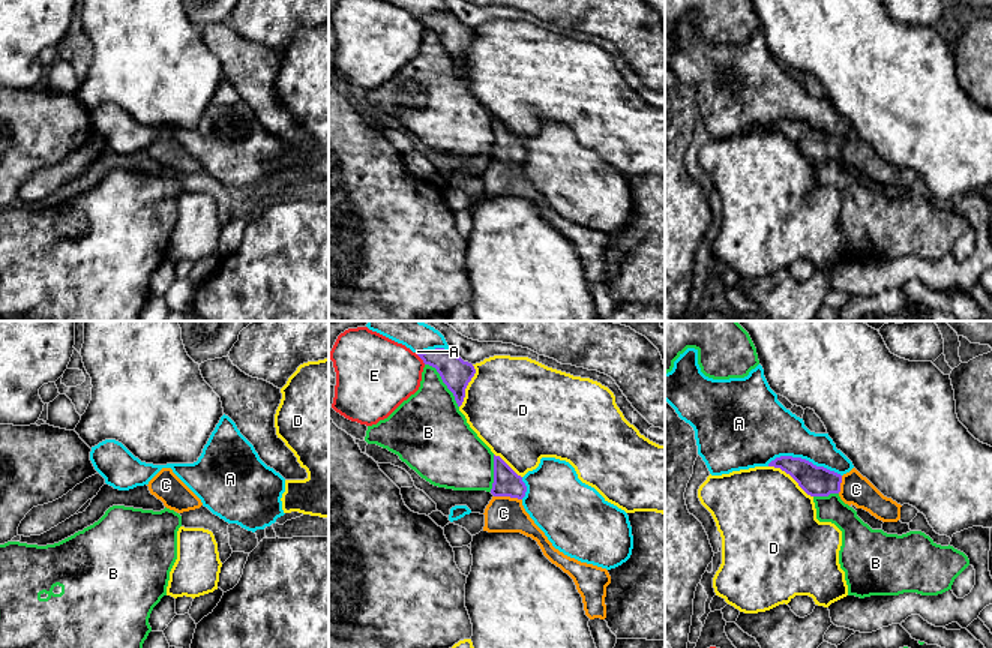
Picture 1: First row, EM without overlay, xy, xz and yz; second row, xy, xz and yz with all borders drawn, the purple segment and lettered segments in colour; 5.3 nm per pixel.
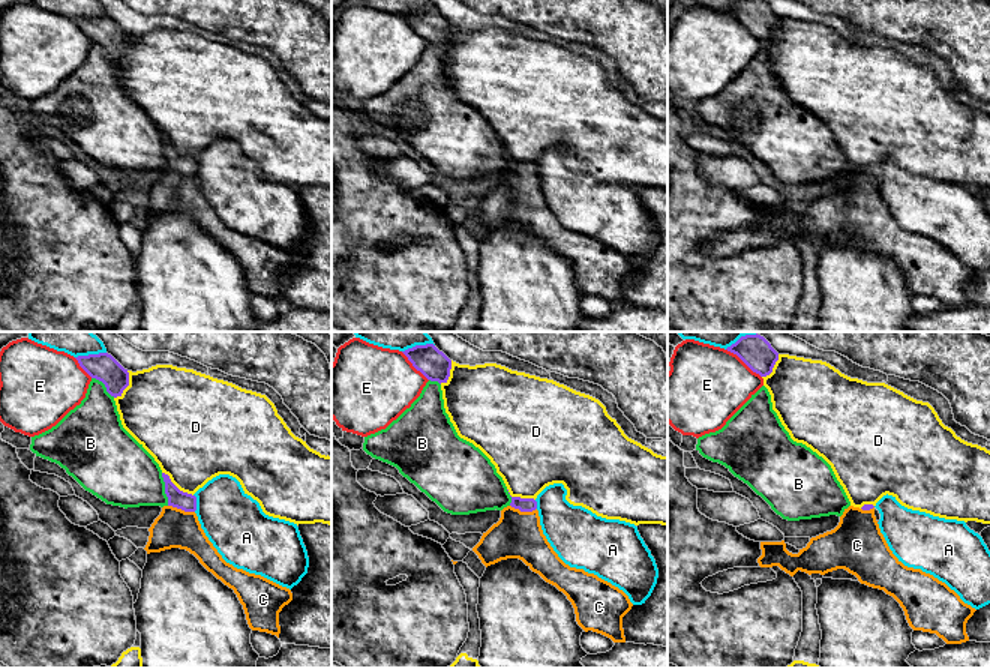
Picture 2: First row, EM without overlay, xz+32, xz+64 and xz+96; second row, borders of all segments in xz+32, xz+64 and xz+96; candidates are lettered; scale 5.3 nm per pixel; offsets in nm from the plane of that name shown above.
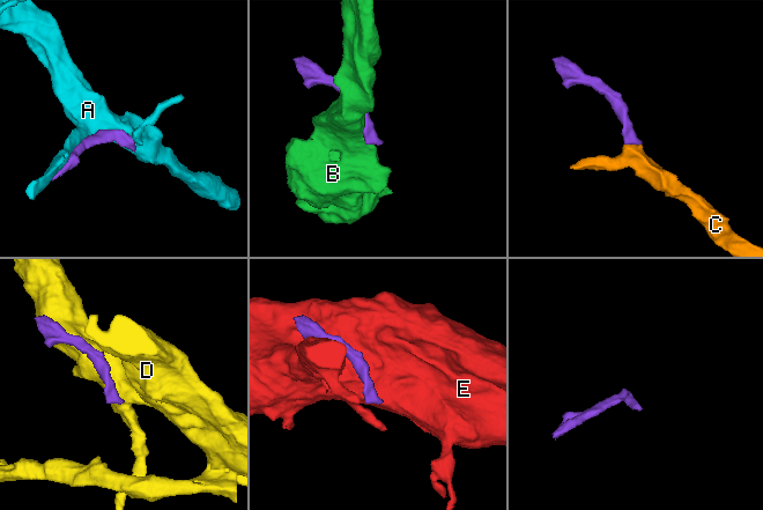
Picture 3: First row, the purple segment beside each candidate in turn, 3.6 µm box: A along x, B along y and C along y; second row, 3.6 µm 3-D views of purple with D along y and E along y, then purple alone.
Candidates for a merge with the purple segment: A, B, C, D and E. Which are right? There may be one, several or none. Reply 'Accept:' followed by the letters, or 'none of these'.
Accept: C

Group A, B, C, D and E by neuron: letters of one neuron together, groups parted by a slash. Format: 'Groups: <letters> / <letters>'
Groups: A / B / C / D / E

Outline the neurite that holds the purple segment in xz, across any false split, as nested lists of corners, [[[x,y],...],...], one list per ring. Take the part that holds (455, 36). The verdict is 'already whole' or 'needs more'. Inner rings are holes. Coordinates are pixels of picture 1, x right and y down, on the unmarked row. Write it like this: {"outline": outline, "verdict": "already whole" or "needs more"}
{"outline": [[[444,12],[429,14],[417,20],[425,28],[437,33],[443,46],[453,57],[458,70],[461,70],[465,62],[465,52],[476,38],[474,30]]], "verdict": "already whole"}

